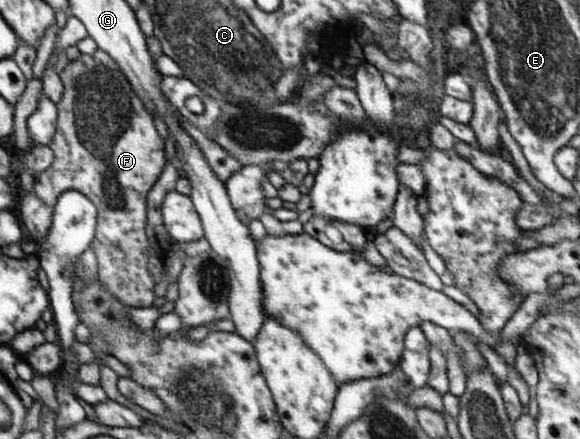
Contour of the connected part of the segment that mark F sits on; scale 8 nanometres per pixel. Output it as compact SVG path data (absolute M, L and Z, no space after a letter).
M82 54L76 61L69 61L66 67L60 72L60 78L63 82L64 92L61 101L56 103L57 106L57 125L52 140L47 144L53 152L54 158L52 165L41 174L35 177L35 185L33 186L33 192L46 206L55 208L57 198L64 191L78 191L87 196L97 208L98 221L95 228L94 238L91 240L90 248L94 251L98 262L98 278L99 282L105 290L109 290L110 294L113 294L120 302L136 308L146 308L152 305L152 302L156 300L154 294L154 285L149 271L149 239L145 231L147 221L147 194L150 189L156 184L158 177L162 175L162 170L166 166L167 160L164 155L164 141L162 136L158 133L156 126L154 125L154 117L151 112L144 106L144 103L129 89L120 75L113 69L109 69L107 66L96 62L90 55Z

